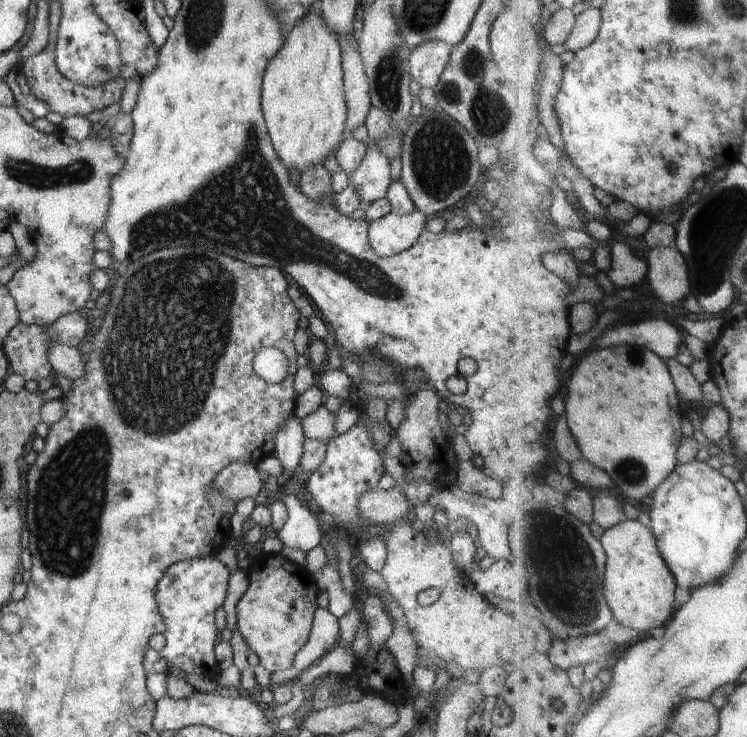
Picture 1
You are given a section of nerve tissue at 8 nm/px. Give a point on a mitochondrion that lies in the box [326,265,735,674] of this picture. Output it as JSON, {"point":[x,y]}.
{"point":[564,563]}

